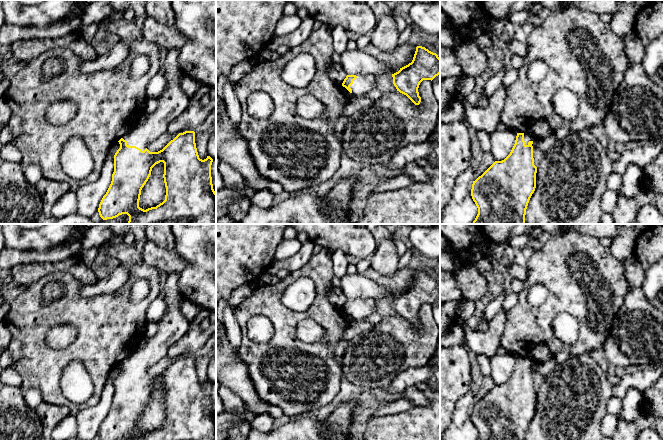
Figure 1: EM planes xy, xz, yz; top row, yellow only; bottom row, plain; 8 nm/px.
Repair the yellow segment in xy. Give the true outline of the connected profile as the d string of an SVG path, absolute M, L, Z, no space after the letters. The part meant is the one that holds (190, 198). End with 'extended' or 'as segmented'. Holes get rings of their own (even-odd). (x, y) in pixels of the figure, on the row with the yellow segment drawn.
M178 48L167 51L163 74L166 88L157 97L157 109L118 141L120 148L114 155L112 181L98 208L103 220L127 214L127 224L216 224L216 192L211 177L213 159L210 156L204 160L199 158L195 132L179 133L158 152L147 149L153 140L167 132L170 122L178 117L190 102L189 96L181 89L180 81L184 74L179 64L179 52ZM160 162L164 163L165 200L156 207L144 210L139 207L141 190L148 181L152 168Z; extended

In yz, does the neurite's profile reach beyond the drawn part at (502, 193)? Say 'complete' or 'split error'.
split error

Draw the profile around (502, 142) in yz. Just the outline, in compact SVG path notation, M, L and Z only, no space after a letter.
M510 128L504 130L495 130L490 137L491 153L494 156L495 161L504 160L511 152L517 133Z

